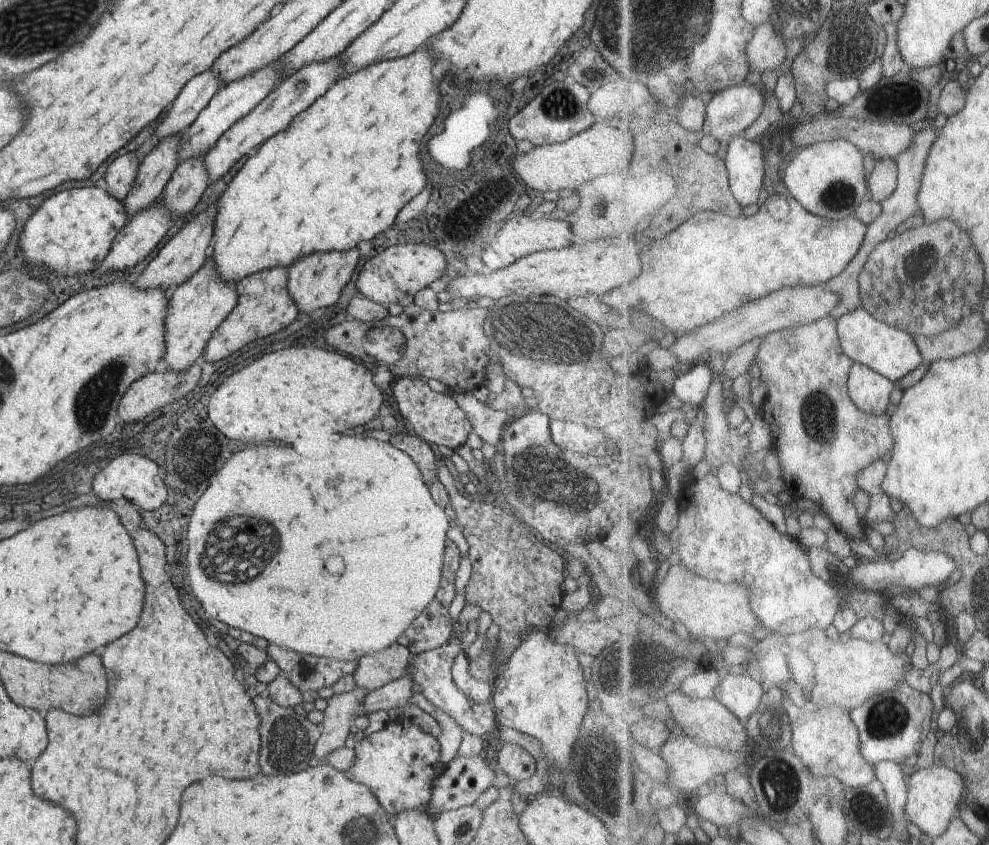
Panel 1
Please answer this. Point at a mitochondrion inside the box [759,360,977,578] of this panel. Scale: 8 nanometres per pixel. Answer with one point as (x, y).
(817, 412)

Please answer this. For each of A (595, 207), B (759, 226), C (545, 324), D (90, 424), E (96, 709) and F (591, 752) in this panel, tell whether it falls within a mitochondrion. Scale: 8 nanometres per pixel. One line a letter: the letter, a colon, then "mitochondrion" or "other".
A: mitochondrion
B: other
C: mitochondrion
D: mitochondrion
E: other
F: mitochondrion

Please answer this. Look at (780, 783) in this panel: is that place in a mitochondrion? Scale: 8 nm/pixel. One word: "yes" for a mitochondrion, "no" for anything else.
yes

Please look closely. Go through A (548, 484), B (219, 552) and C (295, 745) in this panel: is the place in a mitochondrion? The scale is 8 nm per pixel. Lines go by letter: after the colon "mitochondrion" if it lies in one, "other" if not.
A: mitochondrion
B: mitochondrion
C: mitochondrion

